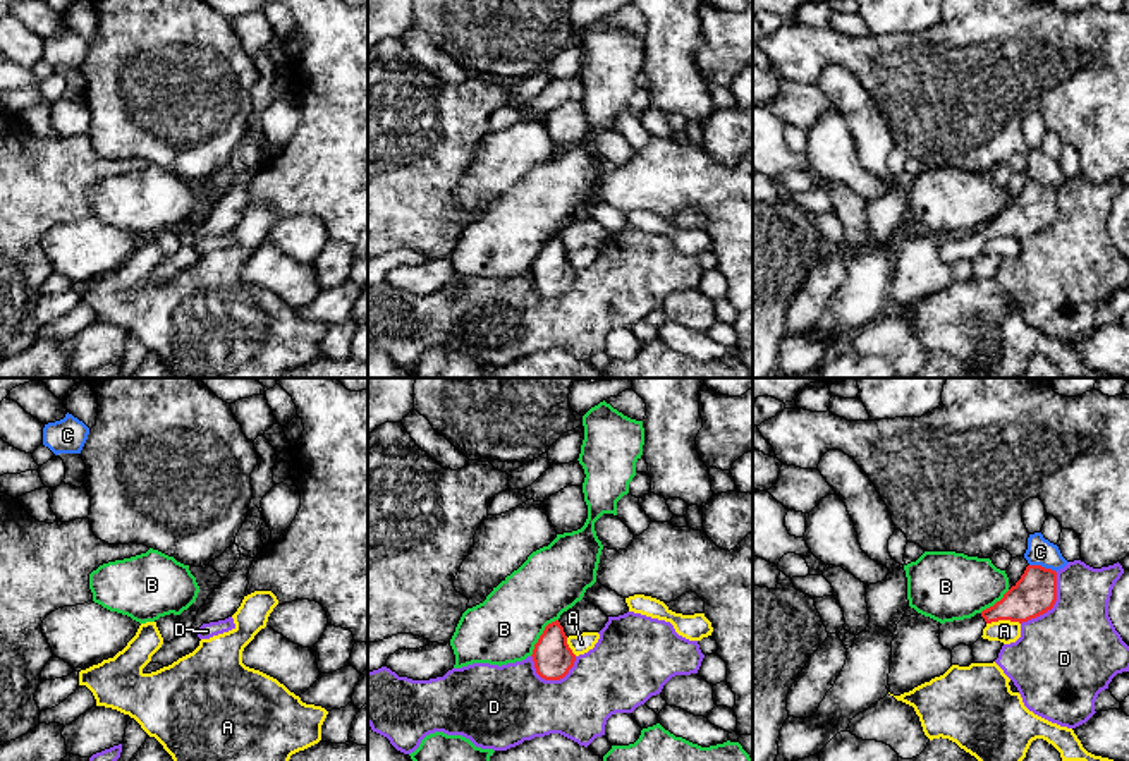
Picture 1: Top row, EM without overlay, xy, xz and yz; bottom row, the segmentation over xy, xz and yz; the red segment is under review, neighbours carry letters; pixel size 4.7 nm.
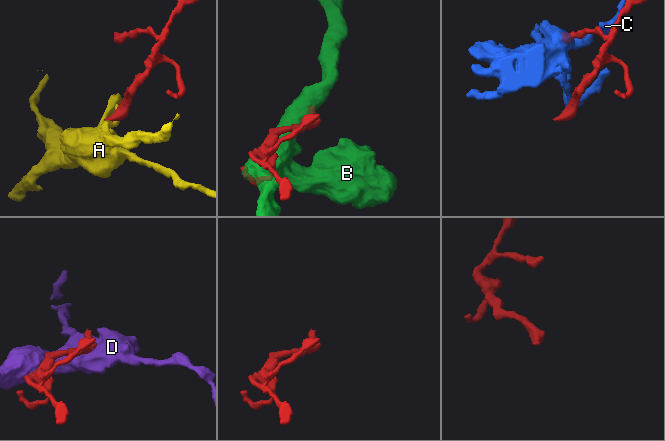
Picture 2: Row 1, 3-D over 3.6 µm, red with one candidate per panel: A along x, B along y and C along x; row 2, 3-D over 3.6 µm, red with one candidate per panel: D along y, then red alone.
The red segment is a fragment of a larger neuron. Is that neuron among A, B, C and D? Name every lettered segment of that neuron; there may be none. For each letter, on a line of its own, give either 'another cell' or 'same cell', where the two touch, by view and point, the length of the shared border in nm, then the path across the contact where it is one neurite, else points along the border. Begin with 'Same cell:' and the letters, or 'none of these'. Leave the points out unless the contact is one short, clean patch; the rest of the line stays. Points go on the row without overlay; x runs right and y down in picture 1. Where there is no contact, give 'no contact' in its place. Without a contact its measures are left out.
Same cell: none of these
A: another cell; contact yz (1002, 234); length 160 nm; border yz (1019, 237), (992, 236), (987, 239)
B: another cell; contact xz (540, 251); length 220 nm
C: another cell; contact yz (1043, 182); length 130 nm
D: another cell; contact yz (1054, 219); length 300 nm

